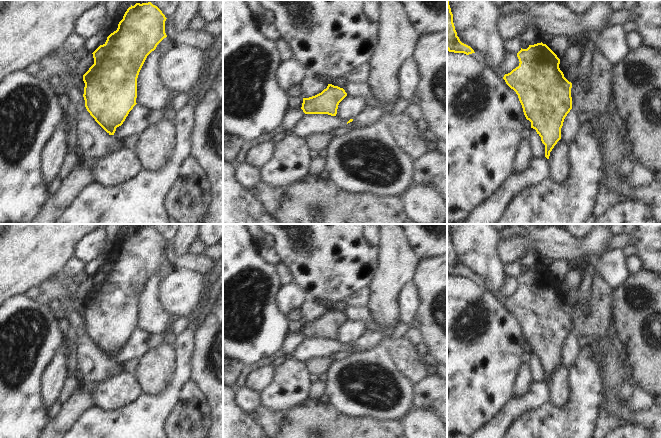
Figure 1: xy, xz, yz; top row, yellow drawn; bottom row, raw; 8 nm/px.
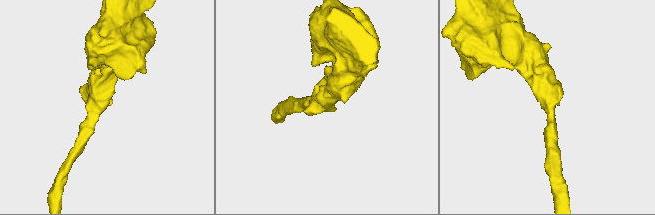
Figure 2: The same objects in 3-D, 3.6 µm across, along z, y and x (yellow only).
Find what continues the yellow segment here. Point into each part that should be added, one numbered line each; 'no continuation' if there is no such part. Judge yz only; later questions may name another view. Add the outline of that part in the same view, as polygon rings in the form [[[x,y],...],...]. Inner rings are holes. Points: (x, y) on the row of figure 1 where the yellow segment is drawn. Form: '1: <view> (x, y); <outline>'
no continuation

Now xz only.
no continuation

